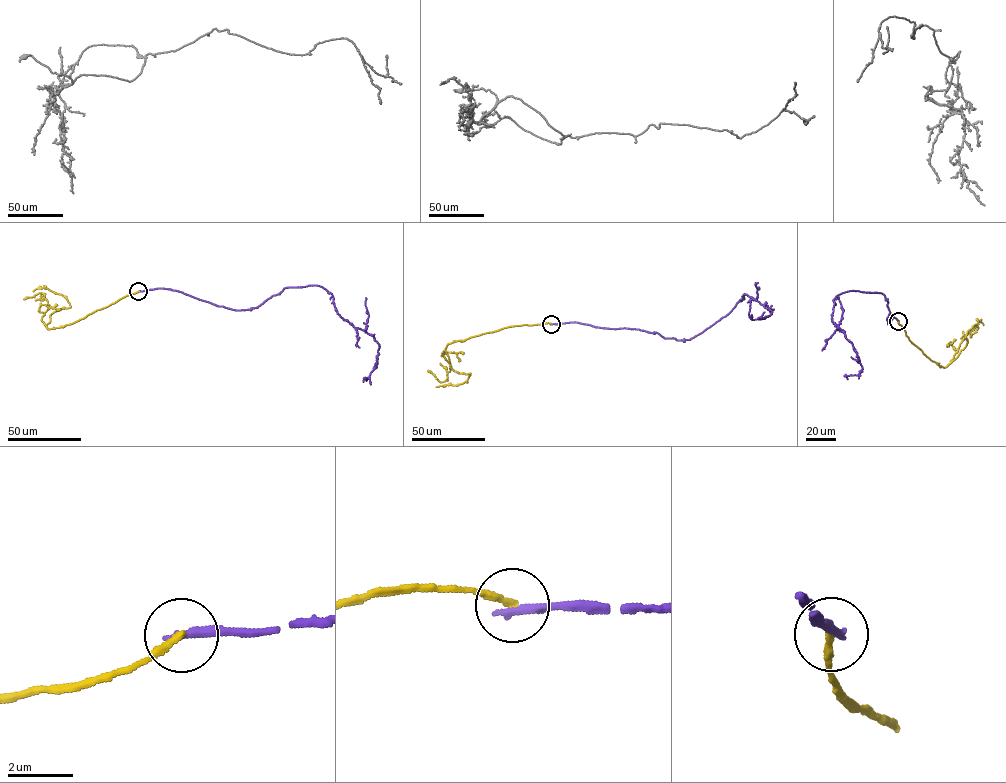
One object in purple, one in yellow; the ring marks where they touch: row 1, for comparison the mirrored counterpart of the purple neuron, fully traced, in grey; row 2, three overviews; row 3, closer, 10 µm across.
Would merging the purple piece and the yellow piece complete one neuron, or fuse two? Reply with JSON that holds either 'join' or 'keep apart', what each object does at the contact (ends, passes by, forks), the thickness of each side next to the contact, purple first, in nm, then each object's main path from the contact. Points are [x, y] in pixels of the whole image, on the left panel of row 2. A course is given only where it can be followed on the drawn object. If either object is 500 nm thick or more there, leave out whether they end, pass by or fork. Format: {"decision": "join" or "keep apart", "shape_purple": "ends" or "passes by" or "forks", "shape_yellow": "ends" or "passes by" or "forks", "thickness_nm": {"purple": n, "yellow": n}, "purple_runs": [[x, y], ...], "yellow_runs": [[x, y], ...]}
{"decision": "keep apart", "shape_purple": "ends", "shape_yellow": "ends", "thickness_nm": {"purple": 300, "yellow": 220}, "purple_runs": [[138, 291], [163, 288], [242, 310], [284, 288], [319, 285], [332, 294], [337, 313], [379, 345], [363, 382]], "yellow_runs": [[138, 291], [72, 323], [48, 329], [46, 326], [51, 314], [70, 306], [66, 298], [47, 288], [33, 291]]}

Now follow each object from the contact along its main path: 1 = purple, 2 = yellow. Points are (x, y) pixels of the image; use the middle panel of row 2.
1: (551, 324), (577, 322), (689, 340), (727, 315), (744, 294), (772, 312), (764, 318), (751, 319), (747, 302)
2: (551, 324), (510, 326), (448, 343), (445, 349), (450, 367), (460, 373), (470, 374), (462, 383), (436, 387)

